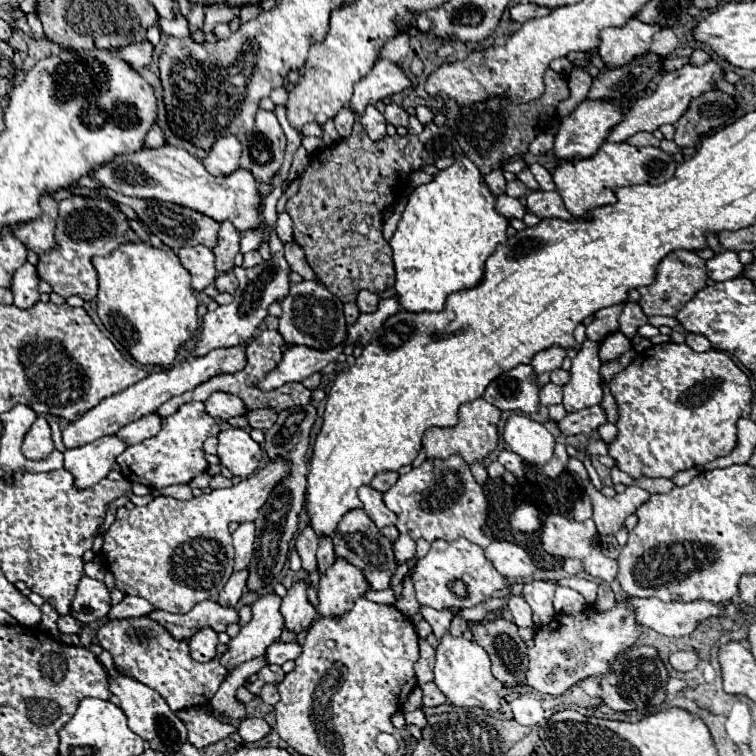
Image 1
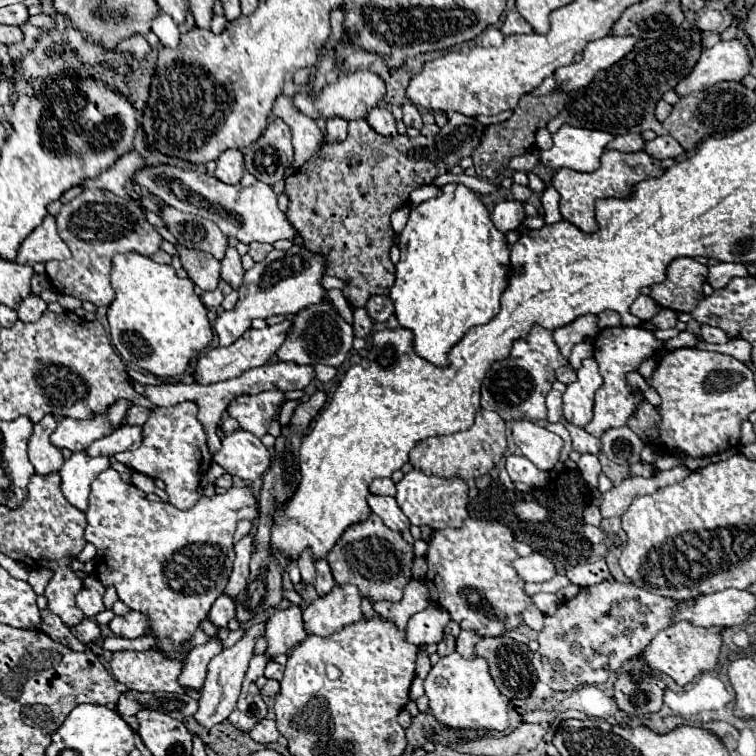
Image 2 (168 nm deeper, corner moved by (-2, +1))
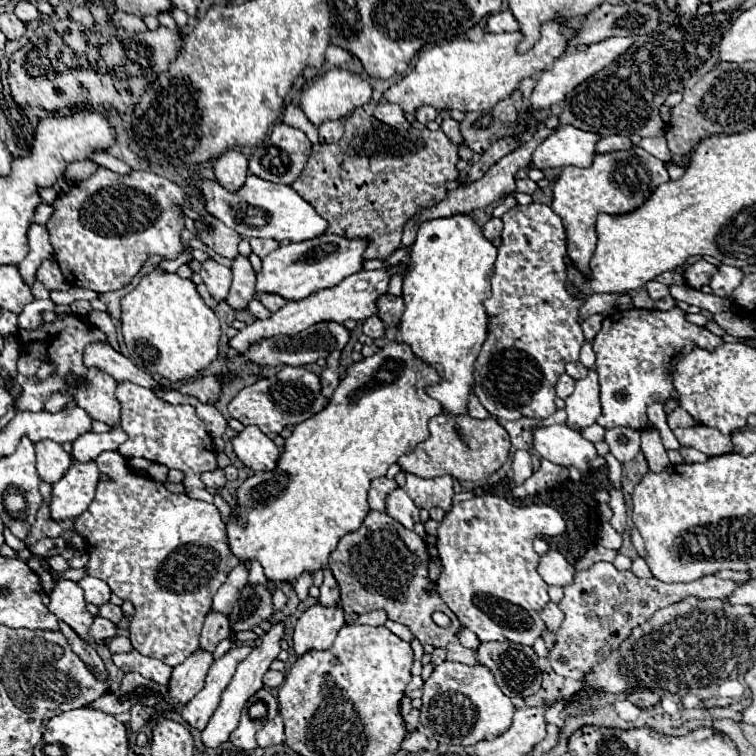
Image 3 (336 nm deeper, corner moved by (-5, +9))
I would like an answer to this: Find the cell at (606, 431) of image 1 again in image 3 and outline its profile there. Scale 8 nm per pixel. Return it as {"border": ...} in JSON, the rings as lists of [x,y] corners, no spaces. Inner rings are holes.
{"border":[[[629,427],[609,429],[605,433],[605,443],[619,463],[627,463],[641,451],[641,433]]]}

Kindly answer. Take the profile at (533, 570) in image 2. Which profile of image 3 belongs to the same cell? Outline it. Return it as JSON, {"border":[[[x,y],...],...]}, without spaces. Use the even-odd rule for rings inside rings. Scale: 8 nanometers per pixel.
{"border":[[[553,549],[539,557],[537,571],[547,585],[569,585],[575,573],[573,565],[569,565],[567,559],[559,551],[553,551]]]}

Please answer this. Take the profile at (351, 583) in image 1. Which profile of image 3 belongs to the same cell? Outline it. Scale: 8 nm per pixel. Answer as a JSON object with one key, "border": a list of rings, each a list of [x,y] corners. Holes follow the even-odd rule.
{"border":[[[321,603],[311,605],[297,621],[293,631],[293,649],[303,655],[309,649],[329,649],[345,625],[345,611],[339,605],[323,607]]]}

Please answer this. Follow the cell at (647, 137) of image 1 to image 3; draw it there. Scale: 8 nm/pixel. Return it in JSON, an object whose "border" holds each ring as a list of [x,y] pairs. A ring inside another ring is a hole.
{"border":[[[609,135],[599,139],[597,143],[597,153],[611,153],[611,151],[619,151],[619,149],[631,149],[633,143],[629,137],[625,135]]]}

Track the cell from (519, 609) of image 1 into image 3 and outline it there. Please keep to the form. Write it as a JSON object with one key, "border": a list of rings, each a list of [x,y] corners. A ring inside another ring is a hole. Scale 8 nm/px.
{"border":[[[547,603],[545,605],[545,609],[539,613],[541,615],[541,619],[545,621],[545,625],[547,625],[547,629],[549,631],[555,631],[561,623],[563,623],[563,611],[555,605],[555,603]]]}

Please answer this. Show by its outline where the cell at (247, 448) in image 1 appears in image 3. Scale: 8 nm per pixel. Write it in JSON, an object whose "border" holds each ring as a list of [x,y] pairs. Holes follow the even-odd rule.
{"border":[[[249,425],[233,437],[233,451],[253,471],[271,471],[277,467],[279,447],[257,427]]]}

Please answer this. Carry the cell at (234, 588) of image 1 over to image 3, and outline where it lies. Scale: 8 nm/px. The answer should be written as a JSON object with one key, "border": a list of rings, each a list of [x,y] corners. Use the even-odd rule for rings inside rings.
{"border":[[[209,611],[203,623],[203,633],[201,633],[201,649],[213,651],[219,641],[227,639],[231,631],[229,617],[219,611]]]}

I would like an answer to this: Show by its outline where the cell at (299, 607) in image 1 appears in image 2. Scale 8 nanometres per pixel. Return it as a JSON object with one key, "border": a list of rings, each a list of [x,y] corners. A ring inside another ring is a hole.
{"border":[[[290,605],[284,611],[276,611],[268,621],[266,621],[266,631],[264,637],[268,641],[268,647],[264,655],[268,659],[276,659],[278,655],[290,651],[298,643],[306,639],[304,623],[302,623],[302,611],[296,605]]]}

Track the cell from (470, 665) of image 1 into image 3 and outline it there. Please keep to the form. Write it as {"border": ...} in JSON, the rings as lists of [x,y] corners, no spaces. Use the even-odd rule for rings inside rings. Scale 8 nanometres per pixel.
{"border":[[[443,661],[425,681],[421,727],[429,739],[439,743],[473,745],[483,741],[487,735],[501,735],[511,727],[513,713],[515,705],[503,695],[491,671],[481,663],[469,667],[457,661]],[[457,693],[465,697],[457,697]]]}

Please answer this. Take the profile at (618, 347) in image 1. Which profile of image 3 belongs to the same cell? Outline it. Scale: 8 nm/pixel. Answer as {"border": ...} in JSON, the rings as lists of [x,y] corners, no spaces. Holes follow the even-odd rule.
{"border":[[[633,307],[605,317],[601,331],[593,339],[603,407],[597,423],[605,429],[631,427],[643,431],[649,425],[647,405],[653,401],[667,401],[671,395],[677,395],[671,375],[667,373],[667,365],[671,357],[691,341],[703,349],[713,349],[723,343],[721,337],[709,333],[705,327],[687,323],[685,313],[679,307],[671,311],[647,311]]]}

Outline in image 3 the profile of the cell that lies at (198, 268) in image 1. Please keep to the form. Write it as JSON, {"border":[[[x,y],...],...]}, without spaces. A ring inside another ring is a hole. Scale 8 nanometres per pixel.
{"border":[[[207,259],[201,263],[199,275],[203,277],[203,283],[207,285],[209,293],[215,299],[225,299],[229,285],[231,285],[231,269],[217,263],[215,259]]]}

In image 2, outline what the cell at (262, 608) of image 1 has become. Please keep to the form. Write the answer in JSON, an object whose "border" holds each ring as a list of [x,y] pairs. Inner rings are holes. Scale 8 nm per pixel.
{"border":[[[258,623],[258,625],[252,625],[246,635],[230,649],[224,649],[222,653],[218,653],[210,663],[208,663],[208,673],[206,673],[206,679],[204,679],[204,687],[202,687],[202,693],[200,693],[200,699],[198,699],[198,711],[192,715],[202,727],[210,729],[222,721],[228,719],[228,715],[234,711],[236,707],[236,701],[238,701],[238,695],[240,695],[240,687],[242,687],[242,681],[244,681],[244,675],[246,675],[246,669],[248,669],[248,661],[252,659],[252,651],[254,651],[254,641],[256,637],[260,637],[264,633],[264,623]]]}

